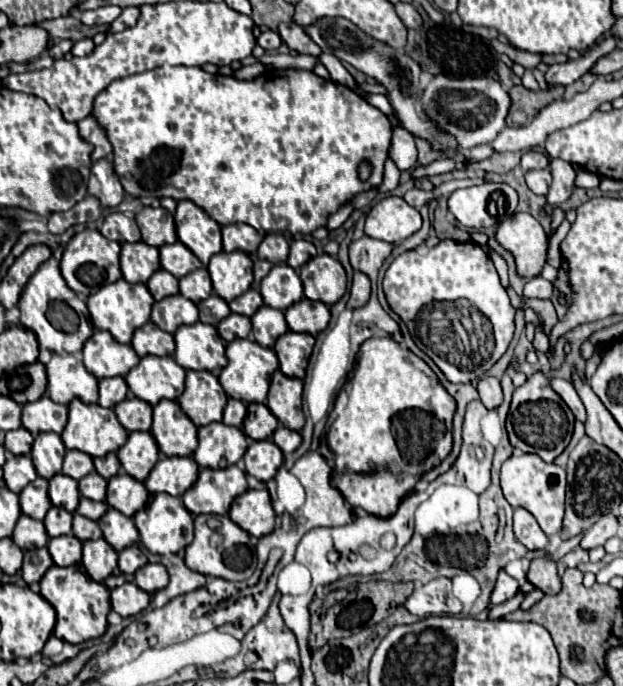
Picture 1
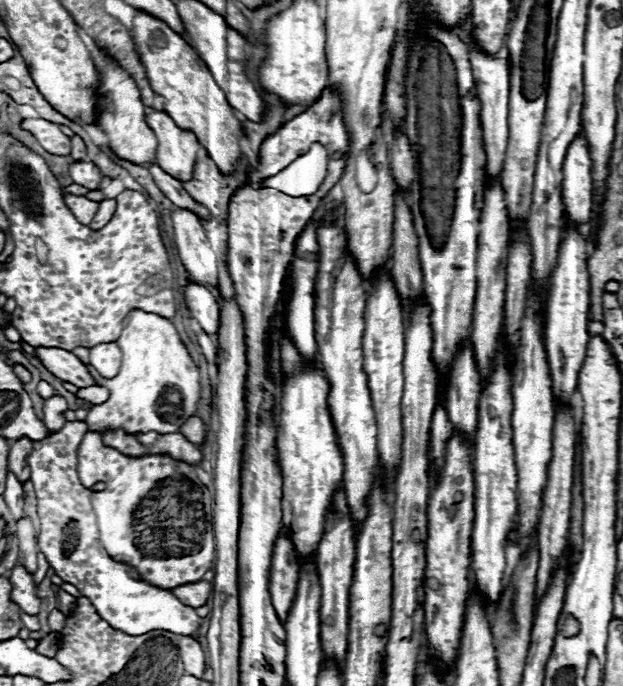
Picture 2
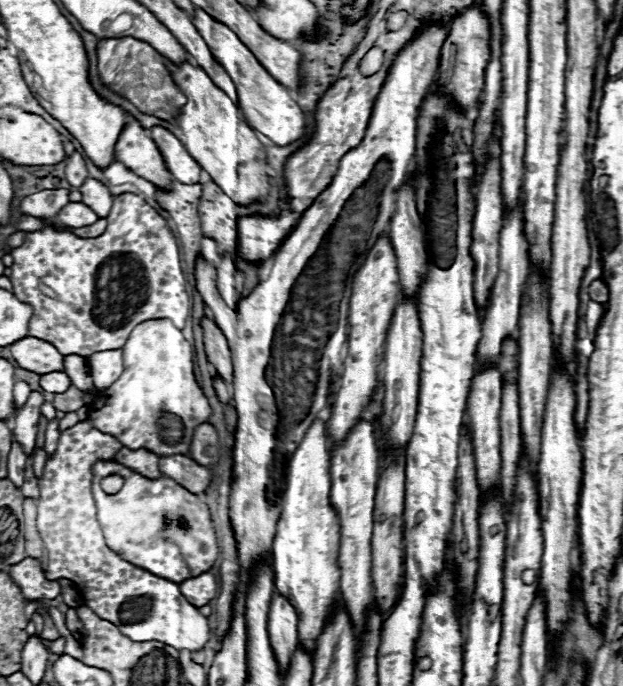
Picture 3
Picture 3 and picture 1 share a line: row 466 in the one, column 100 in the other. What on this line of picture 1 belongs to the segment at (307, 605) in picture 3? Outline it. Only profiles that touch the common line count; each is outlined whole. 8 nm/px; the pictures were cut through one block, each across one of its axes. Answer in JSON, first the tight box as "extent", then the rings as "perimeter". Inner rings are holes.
{"extent":[86,278,154,344],"perimeter":[[[120,278],[118,282],[106,284],[98,292],[90,294],[86,304],[90,310],[92,324],[98,330],[108,330],[114,336],[114,340],[118,340],[122,344],[130,344],[134,330],[138,330],[140,326],[144,326],[150,320],[150,310],[152,310],[154,298],[144,284],[130,284],[124,278]]]}

